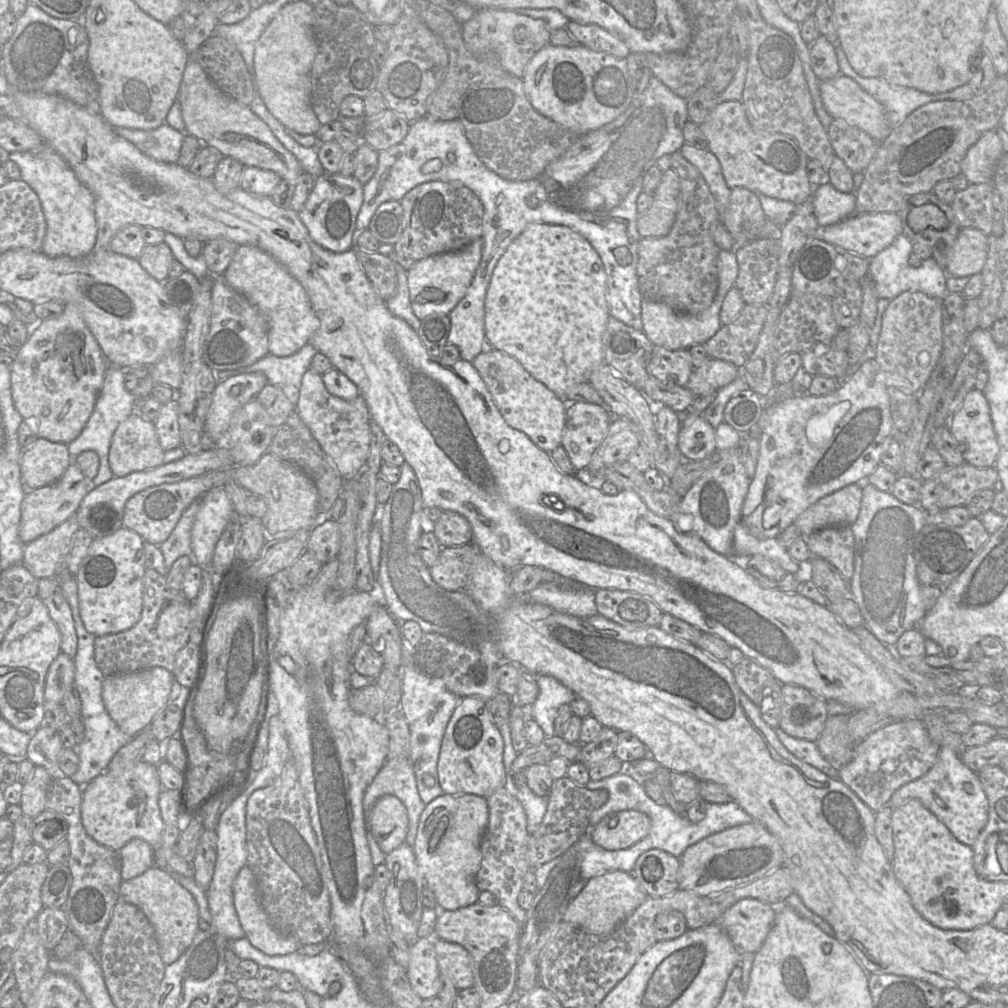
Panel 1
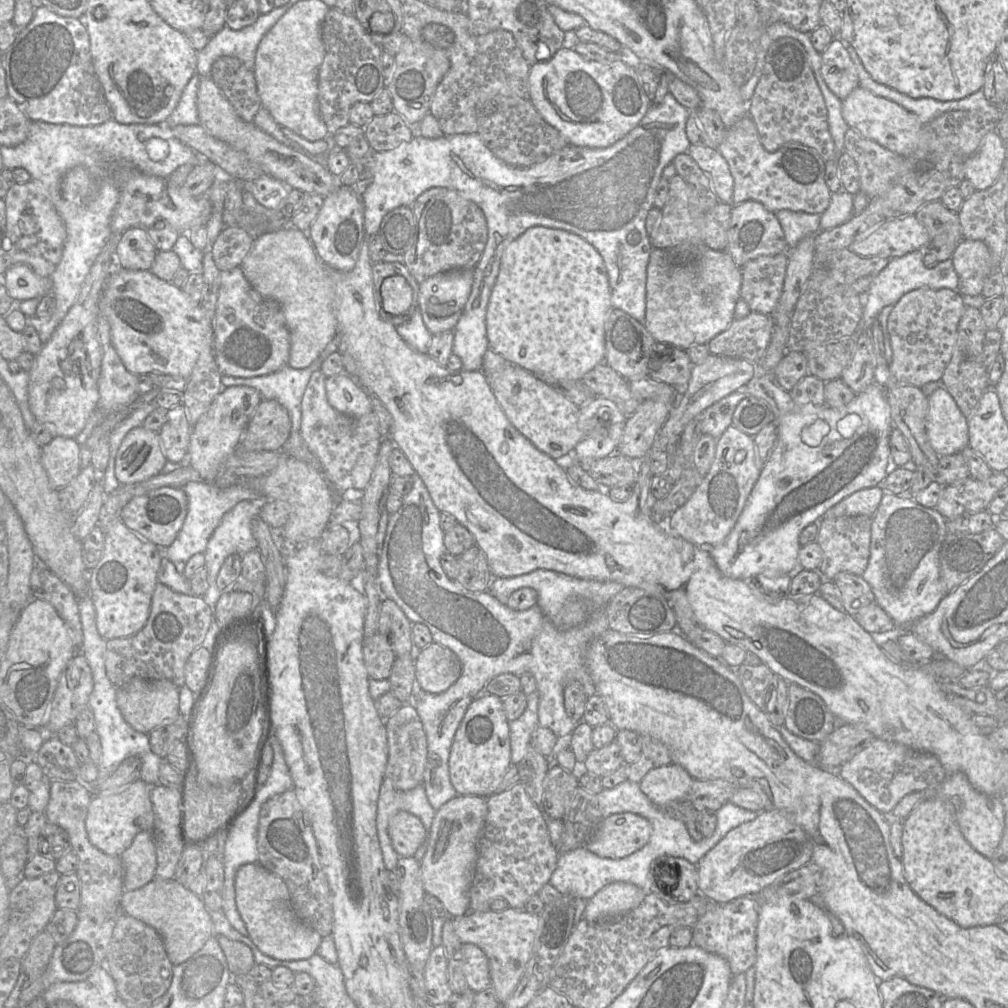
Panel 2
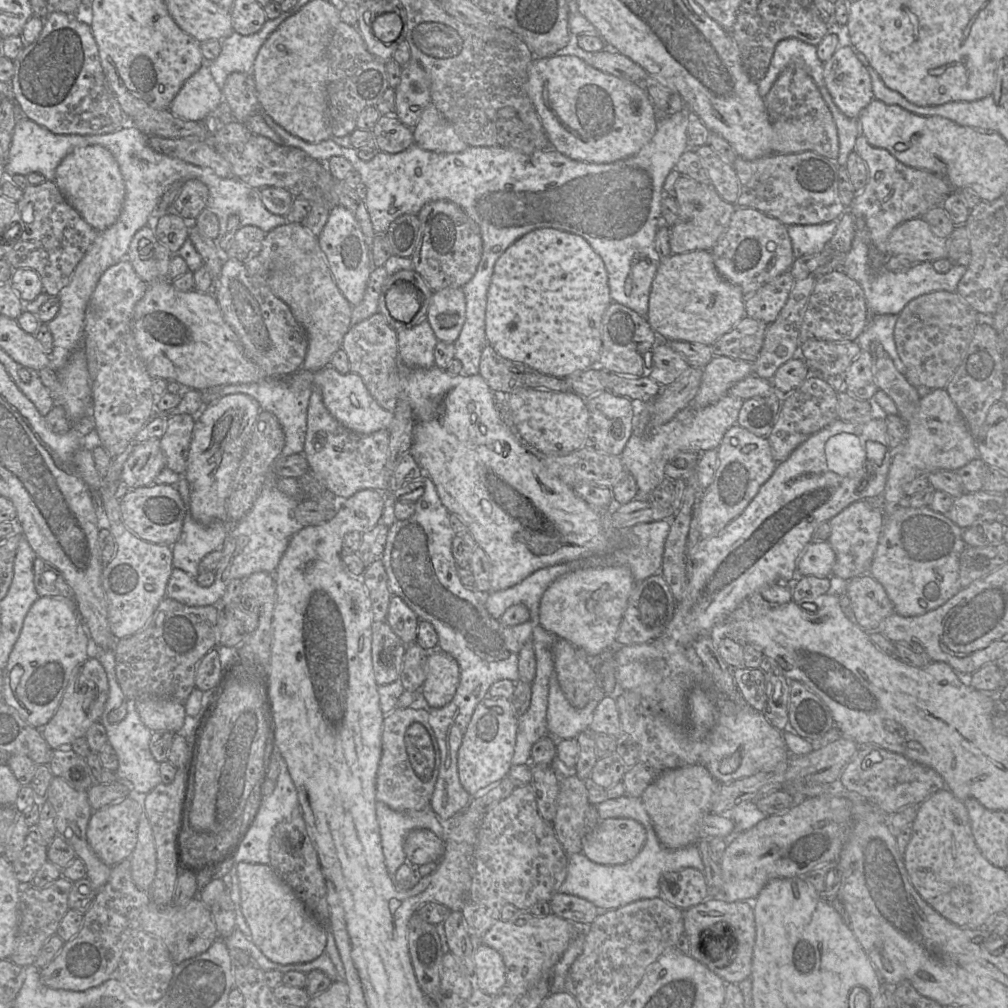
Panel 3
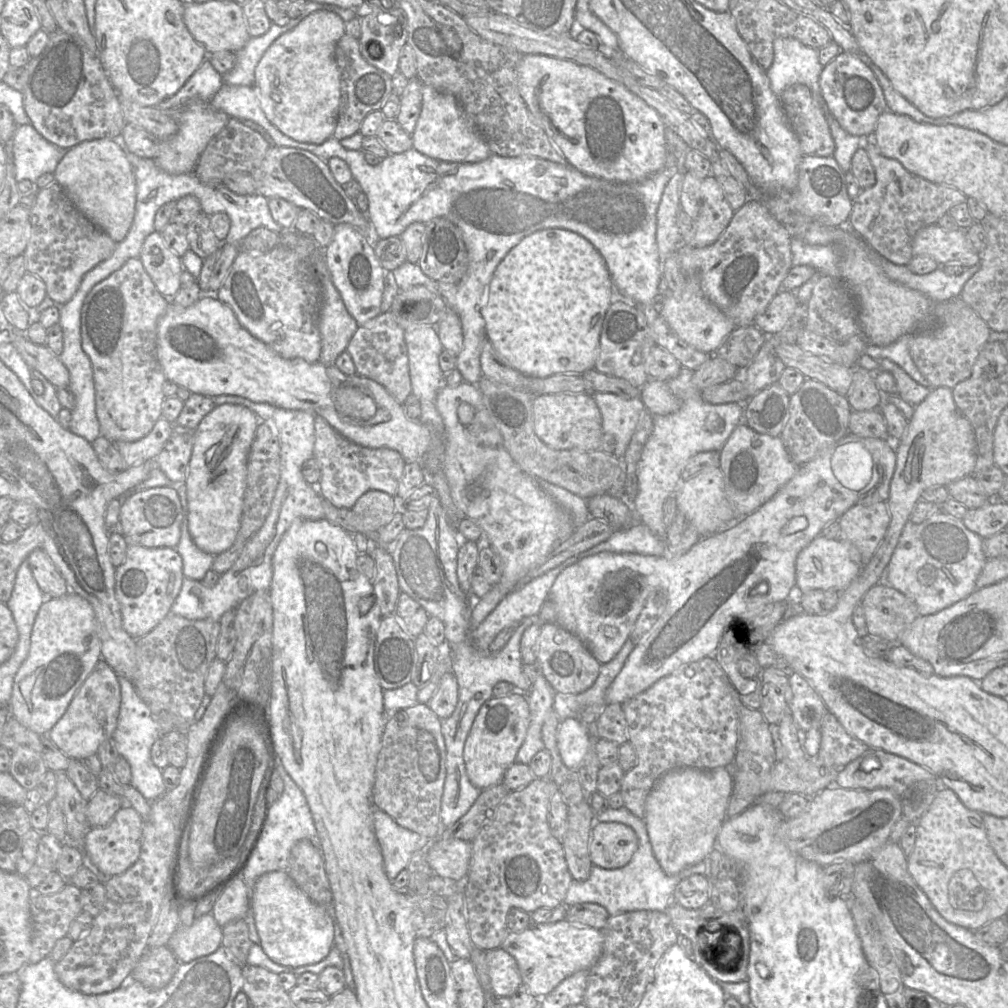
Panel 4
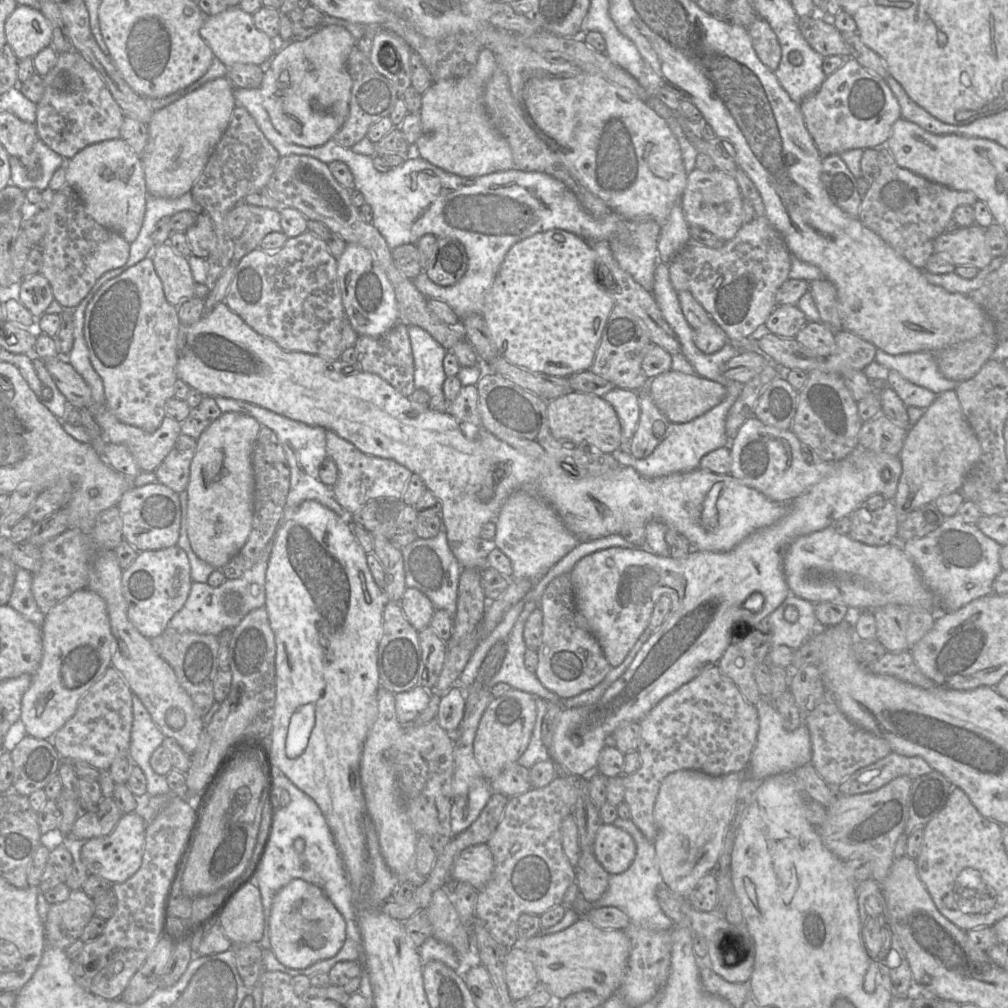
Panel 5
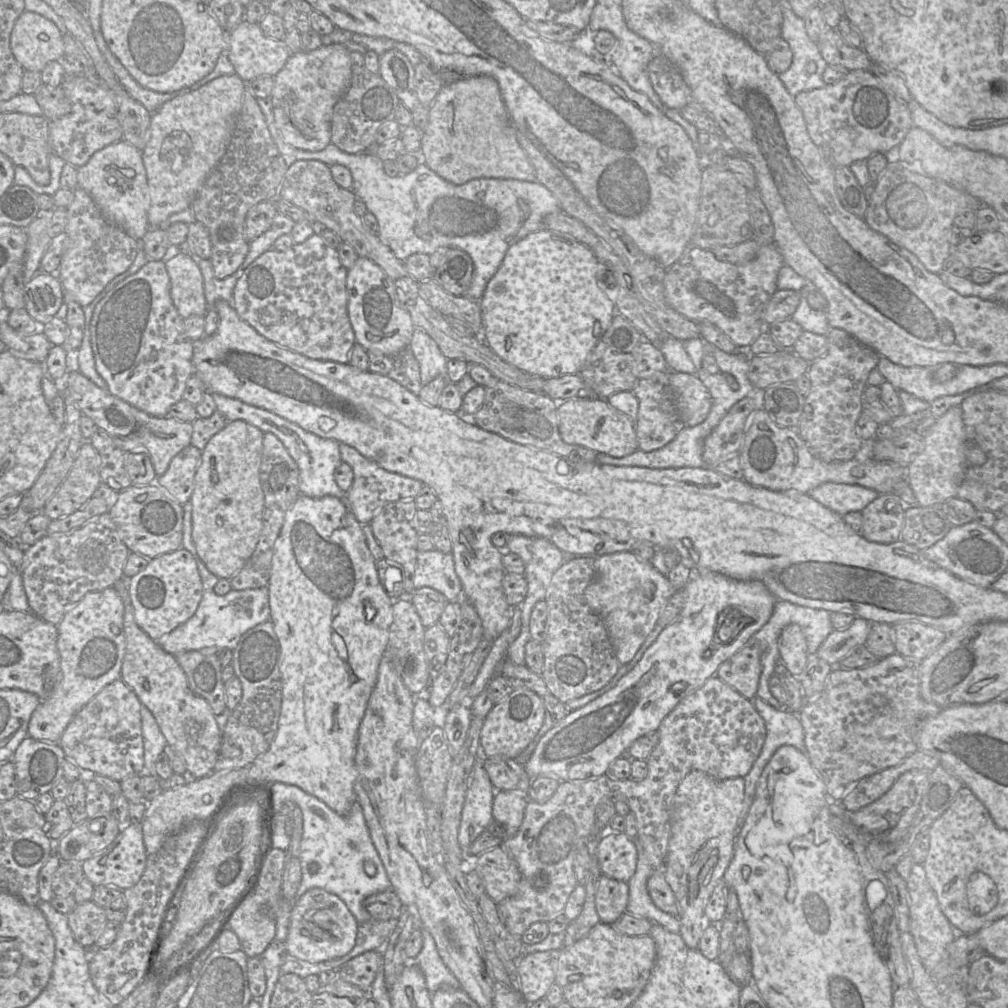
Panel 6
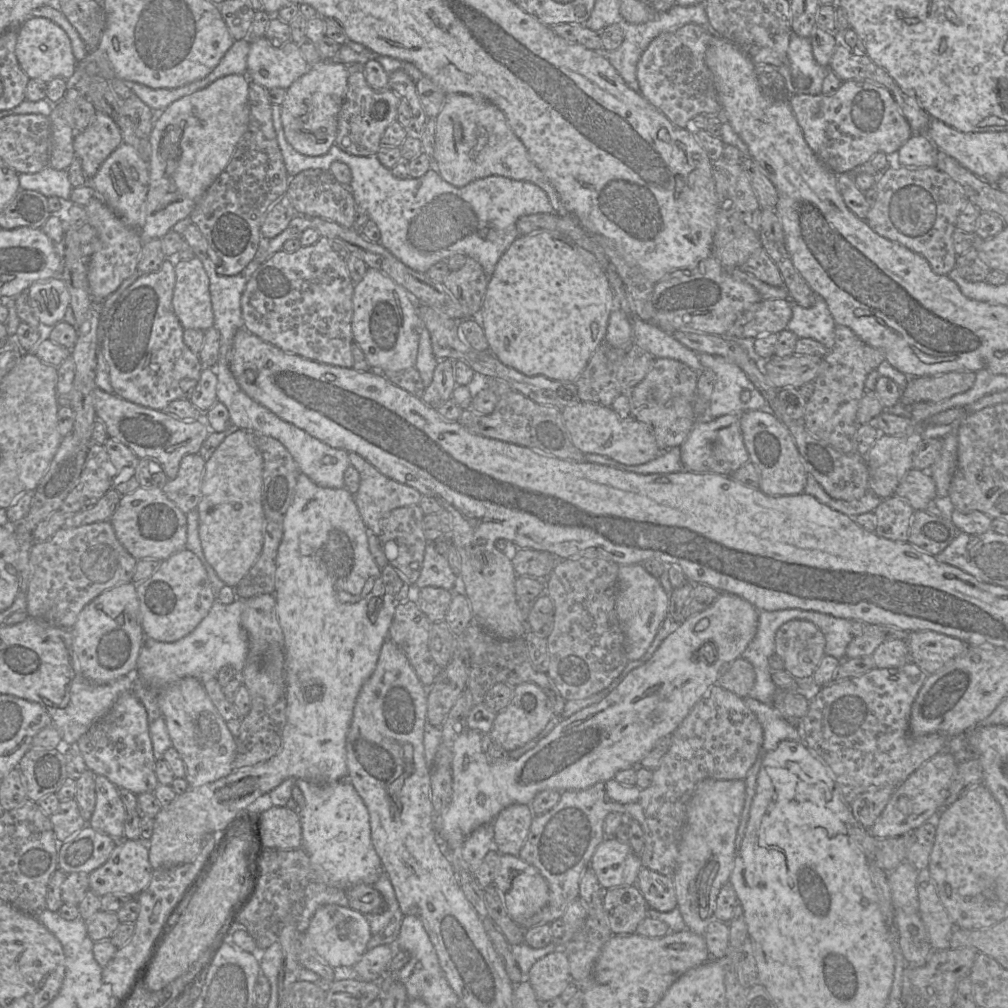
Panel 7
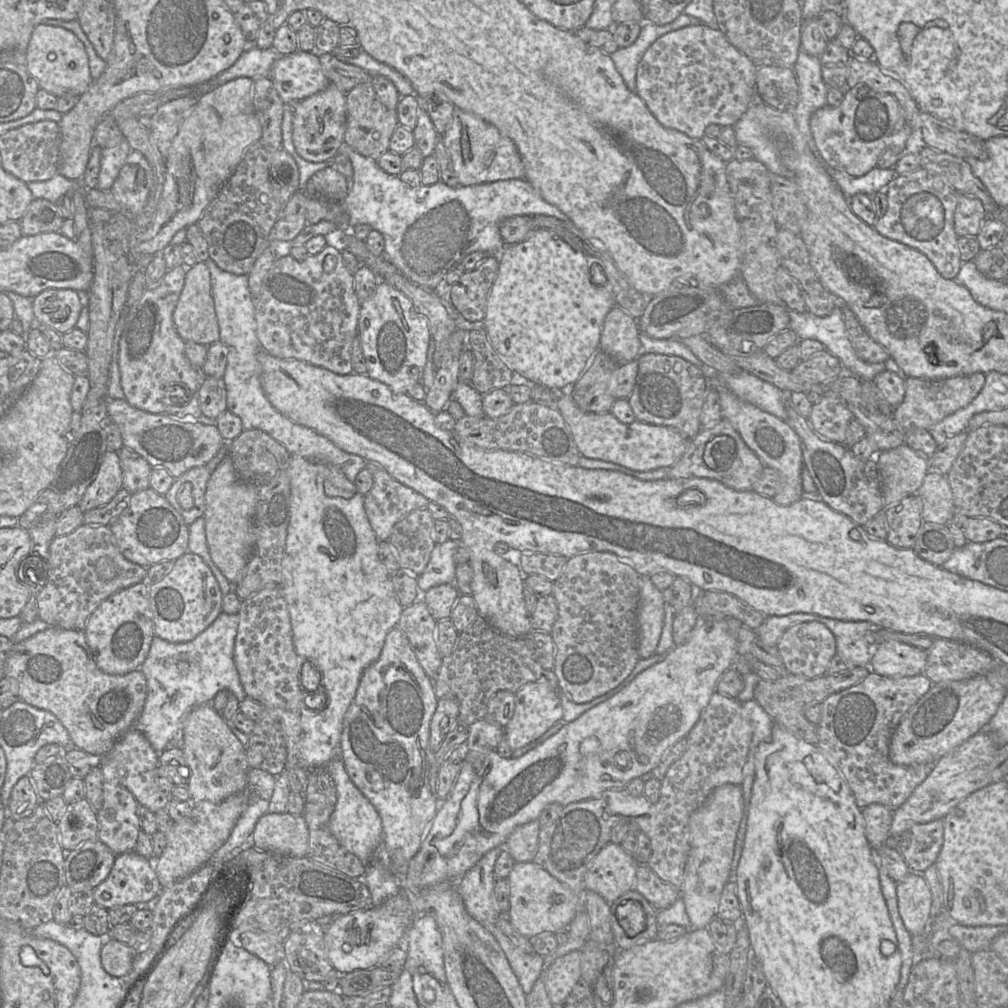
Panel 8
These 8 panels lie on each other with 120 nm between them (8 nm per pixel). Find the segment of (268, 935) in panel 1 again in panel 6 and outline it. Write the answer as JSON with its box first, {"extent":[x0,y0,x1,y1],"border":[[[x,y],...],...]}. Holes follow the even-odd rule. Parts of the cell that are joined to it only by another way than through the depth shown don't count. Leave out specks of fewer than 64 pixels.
{"extent":[283,888,358,963],"border":[[[312,888],[298,897],[293,905],[283,949],[288,957],[309,963],[336,959],[348,954],[355,946],[358,926],[339,897],[323,889]]]}

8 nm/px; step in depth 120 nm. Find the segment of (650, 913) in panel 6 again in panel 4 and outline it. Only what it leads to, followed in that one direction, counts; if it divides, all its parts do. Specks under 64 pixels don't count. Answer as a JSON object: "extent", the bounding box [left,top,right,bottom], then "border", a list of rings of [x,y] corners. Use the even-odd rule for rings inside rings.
{"extent":[563,807,706,916],"border":[[[626,807],[619,809],[608,808],[602,813],[597,813],[595,821],[620,822],[630,826],[638,837],[638,849],[631,861],[622,868],[603,869],[593,865],[587,880],[577,881],[572,879],[563,902],[566,906],[580,903],[599,904],[607,909],[610,916],[638,910],[666,912],[669,903],[674,900],[674,890],[681,880],[692,874],[705,875],[706,873],[705,862],[701,861],[676,875],[667,875],[653,854],[644,819],[635,816]]]}

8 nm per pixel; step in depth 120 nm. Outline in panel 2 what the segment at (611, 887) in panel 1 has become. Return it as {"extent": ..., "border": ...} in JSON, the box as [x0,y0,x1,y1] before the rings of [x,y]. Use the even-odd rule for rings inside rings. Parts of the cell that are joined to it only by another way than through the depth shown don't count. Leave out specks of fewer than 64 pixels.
{"extent":[583,883,646,922],"border":[[[610,883],[586,901],[583,919],[598,922],[626,914],[639,906],[645,896],[646,893],[637,885]]]}

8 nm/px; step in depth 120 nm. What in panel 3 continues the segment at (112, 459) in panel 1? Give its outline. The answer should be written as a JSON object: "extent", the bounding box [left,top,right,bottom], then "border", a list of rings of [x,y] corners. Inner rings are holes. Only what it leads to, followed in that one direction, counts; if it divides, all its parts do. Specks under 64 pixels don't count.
{"extent":[120,439,165,489],"border":[[[148,439],[138,444],[123,465],[120,481],[133,489],[153,483],[165,467],[165,456],[159,439]]]}

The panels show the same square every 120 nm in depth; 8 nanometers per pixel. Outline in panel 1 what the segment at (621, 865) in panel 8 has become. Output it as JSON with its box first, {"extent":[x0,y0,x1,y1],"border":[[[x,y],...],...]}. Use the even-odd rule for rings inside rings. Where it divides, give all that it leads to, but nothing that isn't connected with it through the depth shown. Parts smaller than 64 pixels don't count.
{"extent":[591,810,651,850],"border":[[[623,810],[604,817],[591,827],[591,838],[605,850],[627,849],[645,838],[651,829],[651,820],[643,812]]]}

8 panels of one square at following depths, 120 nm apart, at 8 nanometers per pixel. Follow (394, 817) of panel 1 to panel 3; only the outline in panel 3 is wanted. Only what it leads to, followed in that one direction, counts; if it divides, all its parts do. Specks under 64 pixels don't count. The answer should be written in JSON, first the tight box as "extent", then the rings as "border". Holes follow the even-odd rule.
{"extent":[404,829,444,865],"border":[[[428,829],[409,832],[404,841],[407,861],[414,865],[438,862],[444,853],[444,840]]]}

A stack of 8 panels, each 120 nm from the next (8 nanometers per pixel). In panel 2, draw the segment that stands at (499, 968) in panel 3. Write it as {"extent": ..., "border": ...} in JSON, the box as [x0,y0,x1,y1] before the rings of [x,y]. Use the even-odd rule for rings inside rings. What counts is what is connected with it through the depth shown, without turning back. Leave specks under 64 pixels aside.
{"extent":[462,943,491,992],"border":[[[472,943],[462,945],[462,970],[468,988],[474,992],[491,987],[489,961],[481,948]]]}

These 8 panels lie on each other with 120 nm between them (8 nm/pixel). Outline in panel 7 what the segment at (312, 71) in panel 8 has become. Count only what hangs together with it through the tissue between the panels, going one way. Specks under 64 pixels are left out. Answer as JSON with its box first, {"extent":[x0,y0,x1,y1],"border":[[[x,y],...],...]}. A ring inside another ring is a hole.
{"extent":[247,37,310,89],"border":[[[266,37],[251,38],[250,50],[247,57],[247,77],[250,81],[266,89],[288,89],[298,78],[308,72],[310,66],[302,56],[300,47],[292,40],[279,48],[272,46]]]}

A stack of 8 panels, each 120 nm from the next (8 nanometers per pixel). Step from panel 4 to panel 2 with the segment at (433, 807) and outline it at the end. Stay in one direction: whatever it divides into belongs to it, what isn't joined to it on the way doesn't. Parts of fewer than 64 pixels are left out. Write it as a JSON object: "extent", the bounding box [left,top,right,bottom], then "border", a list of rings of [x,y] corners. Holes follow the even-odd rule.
{"extent":[385,704,428,791],"border":[[[403,704],[394,714],[385,719],[385,726],[388,740],[385,779],[390,780],[392,785],[400,791],[408,791],[423,785],[428,744],[423,724],[415,707]]]}

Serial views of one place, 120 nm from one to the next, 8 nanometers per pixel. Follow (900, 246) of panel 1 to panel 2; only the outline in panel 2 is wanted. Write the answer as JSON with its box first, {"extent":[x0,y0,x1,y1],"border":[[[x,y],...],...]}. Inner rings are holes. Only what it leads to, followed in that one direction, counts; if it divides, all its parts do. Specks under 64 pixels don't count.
{"extent":[863,249,959,327],"border":[[[924,249],[907,253],[901,257],[890,258],[887,266],[874,278],[867,290],[867,303],[863,307],[863,322],[869,327],[877,319],[882,308],[888,305],[895,305],[906,293],[921,289],[942,289],[947,288],[958,291],[959,276],[956,273],[952,260],[938,262],[934,268],[928,269],[923,264]]]}

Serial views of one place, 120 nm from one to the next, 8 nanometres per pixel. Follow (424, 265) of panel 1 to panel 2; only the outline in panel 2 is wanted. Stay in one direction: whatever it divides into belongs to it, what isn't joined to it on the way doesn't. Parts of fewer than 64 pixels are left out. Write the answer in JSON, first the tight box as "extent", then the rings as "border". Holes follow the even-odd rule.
{"extent":[419,269,473,335],"border":[[[473,269],[453,270],[438,273],[419,283],[419,308],[423,322],[432,335],[449,330],[453,331],[469,298],[473,274]]]}

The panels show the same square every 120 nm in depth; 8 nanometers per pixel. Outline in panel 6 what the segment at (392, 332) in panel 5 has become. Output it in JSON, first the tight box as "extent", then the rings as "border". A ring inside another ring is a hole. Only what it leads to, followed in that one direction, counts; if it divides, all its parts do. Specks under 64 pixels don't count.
{"extent":[367,346,422,396],"border":[[[409,346],[395,355],[372,352],[367,352],[367,355],[370,372],[386,376],[418,396],[422,388],[420,368]]]}

